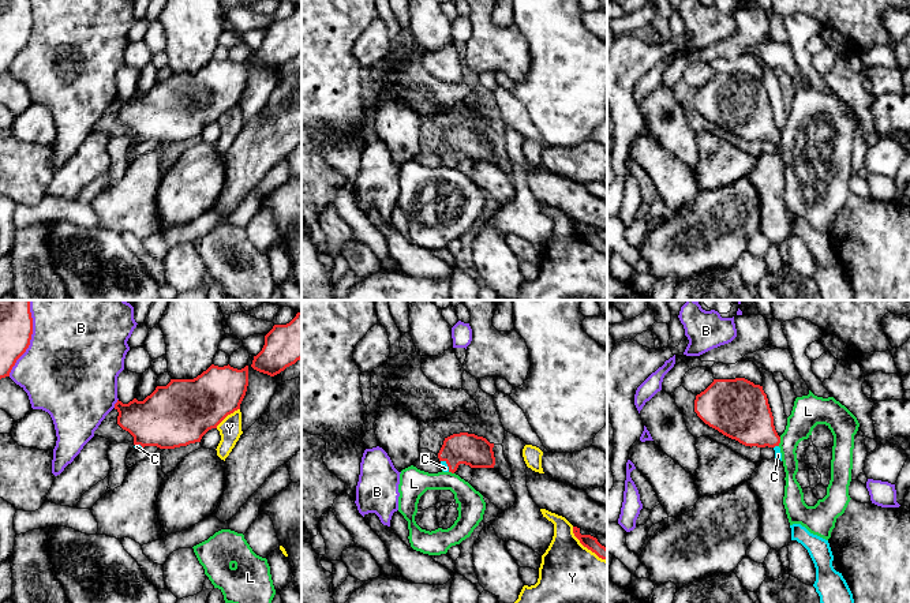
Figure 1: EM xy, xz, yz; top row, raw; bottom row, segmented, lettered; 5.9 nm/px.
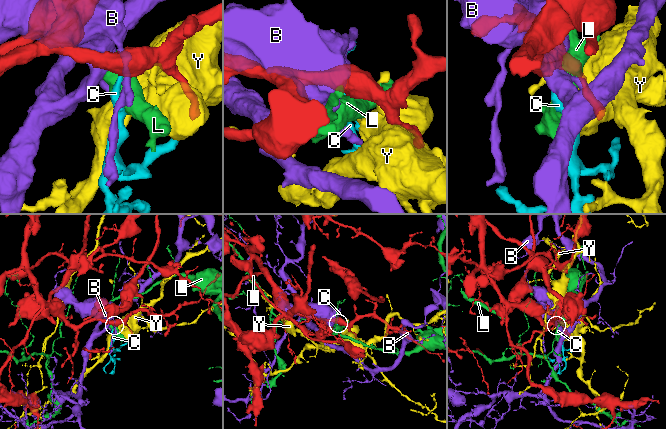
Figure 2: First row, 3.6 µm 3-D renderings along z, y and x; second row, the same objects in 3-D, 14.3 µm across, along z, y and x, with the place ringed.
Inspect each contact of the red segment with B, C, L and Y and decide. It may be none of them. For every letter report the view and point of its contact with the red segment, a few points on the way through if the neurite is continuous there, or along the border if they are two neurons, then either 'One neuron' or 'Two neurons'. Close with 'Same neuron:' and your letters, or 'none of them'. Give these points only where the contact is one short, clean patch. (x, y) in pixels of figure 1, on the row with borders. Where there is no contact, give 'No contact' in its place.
B: Touches red at xy (30, 339). Two neurons
C: Touches red at xz (448, 465). Path across: xz (470, 449), (464, 449), (448, 465), (445, 468). One neuron
L: Touches red at yz (779, 441). Two neurons
Y: Touches red at xy (227, 415). Two neurons
Same neuron: C

